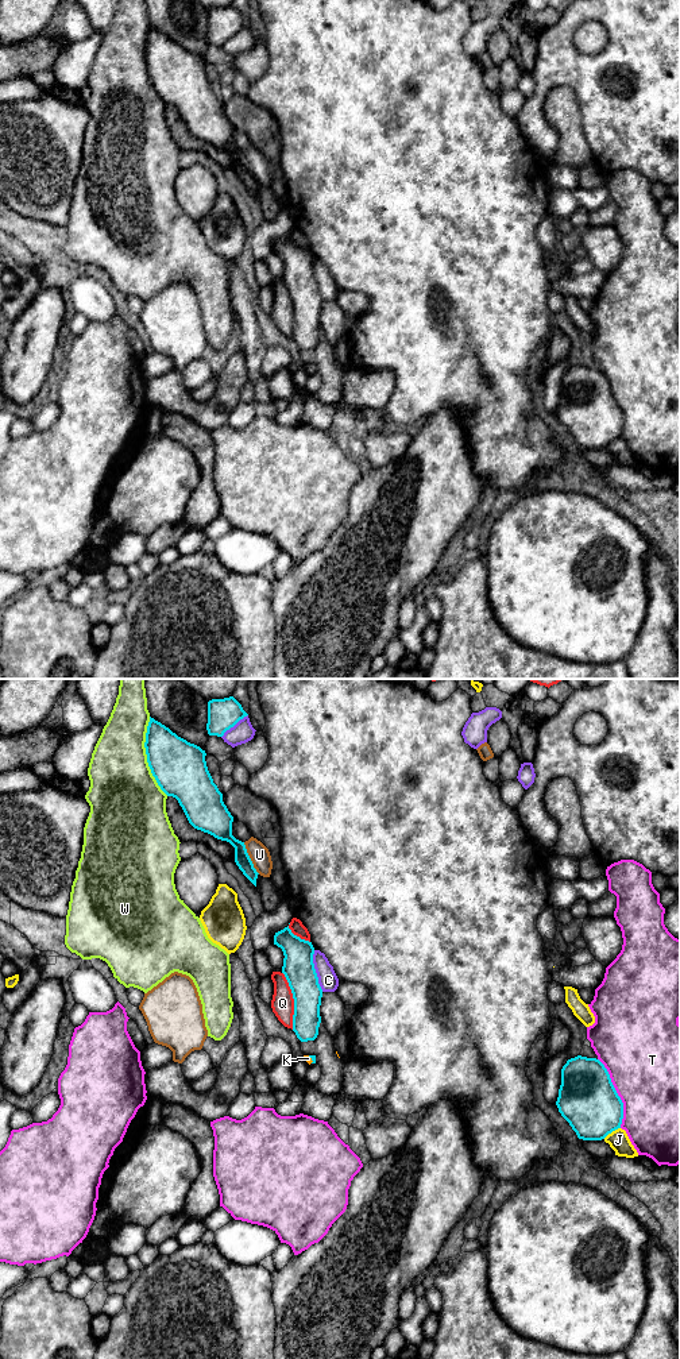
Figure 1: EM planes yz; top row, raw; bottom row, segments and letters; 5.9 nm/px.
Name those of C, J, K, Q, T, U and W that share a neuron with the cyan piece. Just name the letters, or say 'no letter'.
K

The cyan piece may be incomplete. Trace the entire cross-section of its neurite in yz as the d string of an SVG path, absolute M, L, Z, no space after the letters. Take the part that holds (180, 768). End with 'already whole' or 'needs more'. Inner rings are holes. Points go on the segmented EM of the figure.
M150 717L146 733L147 762L161 789L178 800L189 823L235 848L235 862L256 887L258 872L244 842L232 835L233 816L208 771L205 750L178 737Z | already whole

